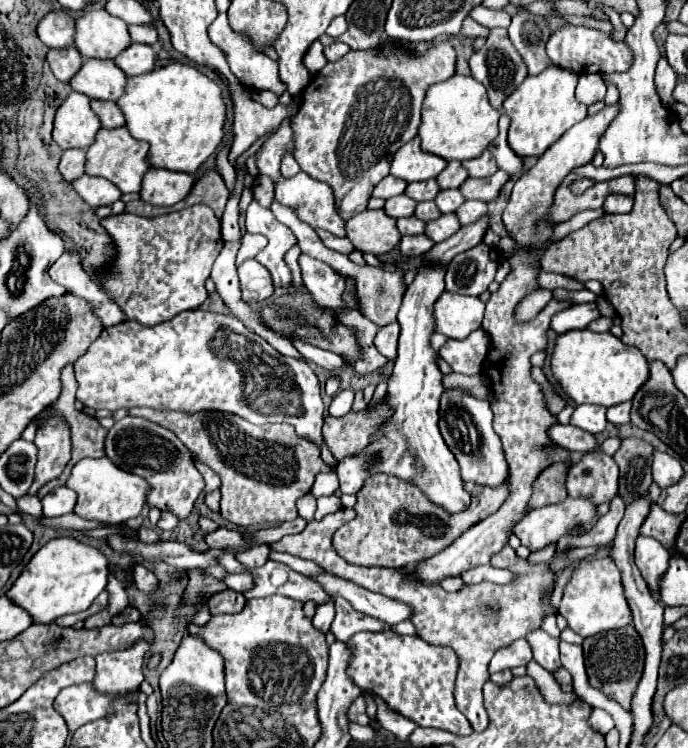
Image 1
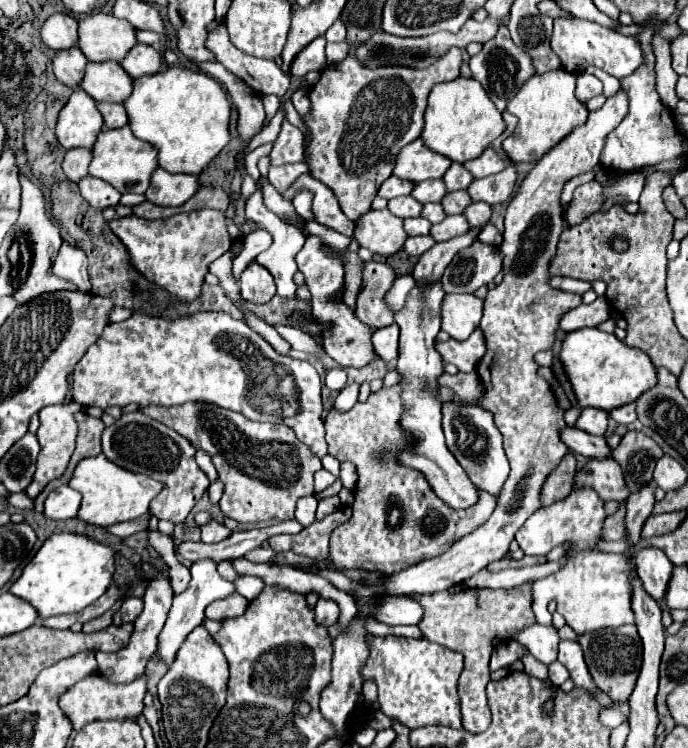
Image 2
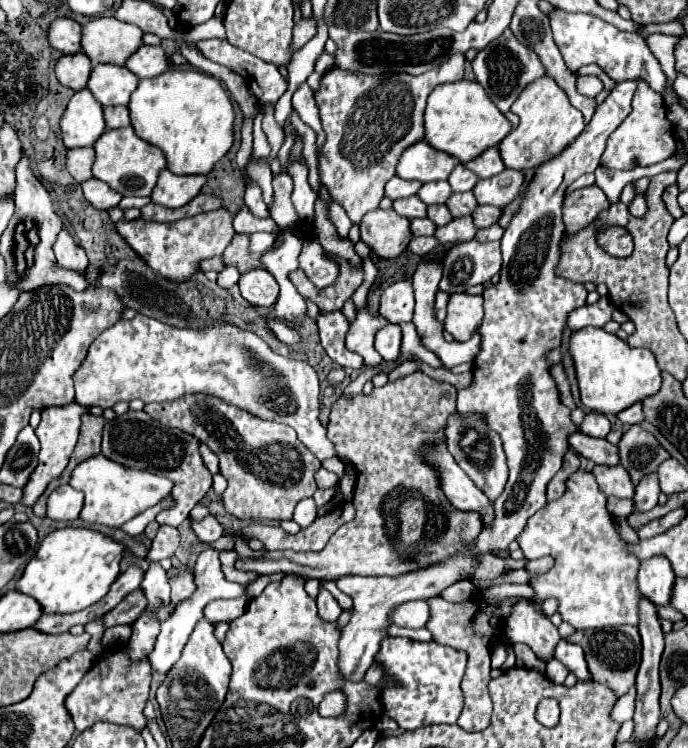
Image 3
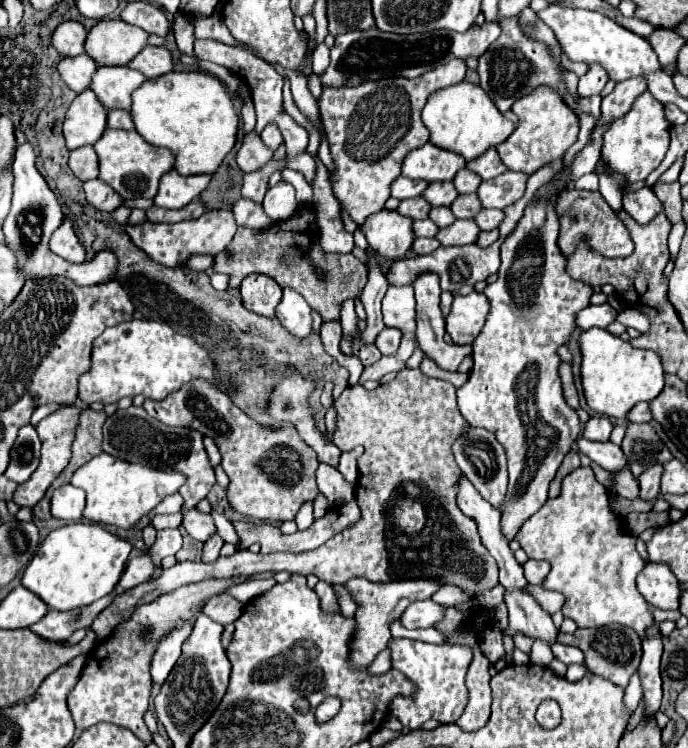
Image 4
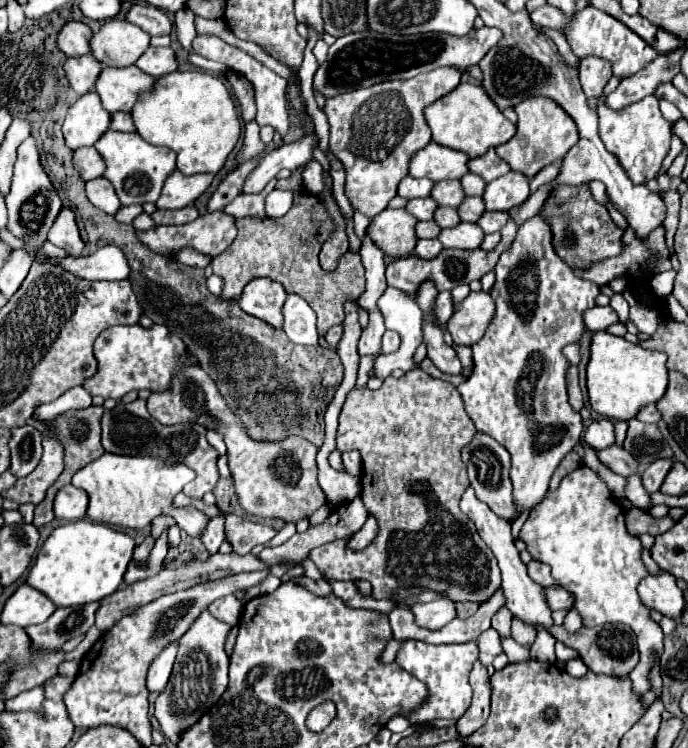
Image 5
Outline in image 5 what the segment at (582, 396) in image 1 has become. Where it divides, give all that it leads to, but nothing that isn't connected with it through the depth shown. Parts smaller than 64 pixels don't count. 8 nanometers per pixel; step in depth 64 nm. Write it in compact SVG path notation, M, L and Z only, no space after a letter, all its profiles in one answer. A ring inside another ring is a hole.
M594 332L588 364L588 394L592 410L612 420L632 420L646 404L656 404L668 386L666 354L646 350L626 338Z

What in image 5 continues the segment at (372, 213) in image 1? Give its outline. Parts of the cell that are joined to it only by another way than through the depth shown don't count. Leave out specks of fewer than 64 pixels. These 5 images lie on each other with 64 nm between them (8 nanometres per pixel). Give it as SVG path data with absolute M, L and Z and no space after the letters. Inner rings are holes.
M386 208L368 226L368 234L376 240L376 246L392 258L402 258L414 252L418 220L404 208Z

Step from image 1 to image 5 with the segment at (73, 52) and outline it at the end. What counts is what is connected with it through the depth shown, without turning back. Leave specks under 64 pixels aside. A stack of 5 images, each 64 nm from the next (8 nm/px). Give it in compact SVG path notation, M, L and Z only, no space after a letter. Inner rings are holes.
M88 54L80 58L68 58L64 64L64 70L70 80L70 86L82 96L94 90L94 84L102 72L102 64L92 54Z

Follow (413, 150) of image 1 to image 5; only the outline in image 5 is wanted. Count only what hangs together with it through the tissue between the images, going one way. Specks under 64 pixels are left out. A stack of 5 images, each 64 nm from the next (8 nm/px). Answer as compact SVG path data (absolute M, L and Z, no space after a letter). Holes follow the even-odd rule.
M430 142L412 158L410 176L430 178L434 182L446 178L454 180L454 178L462 178L468 172L466 162L468 162L468 154Z

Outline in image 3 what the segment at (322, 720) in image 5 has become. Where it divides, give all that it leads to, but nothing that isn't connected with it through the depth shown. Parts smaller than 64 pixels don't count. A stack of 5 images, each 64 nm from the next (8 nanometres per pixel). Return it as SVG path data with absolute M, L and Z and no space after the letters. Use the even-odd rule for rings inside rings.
M338 690L338 692L328 692L324 696L324 700L320 702L320 716L340 716L346 708L346 696Z

